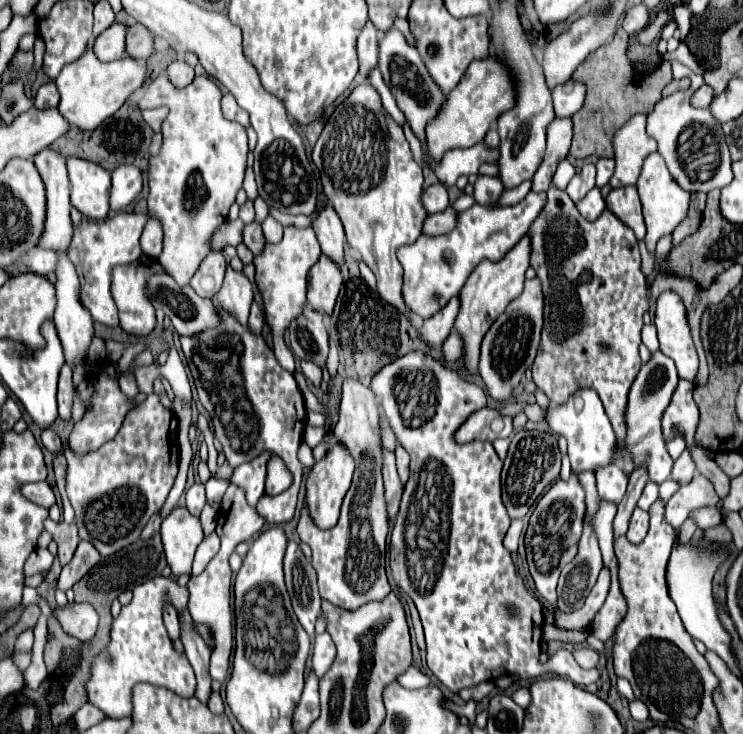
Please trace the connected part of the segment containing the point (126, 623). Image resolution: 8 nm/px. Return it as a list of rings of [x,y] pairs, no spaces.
[[[156,576],[134,588],[134,598],[128,606],[122,606],[120,616],[112,622],[112,640],[108,648],[94,660],[92,676],[88,680],[88,702],[98,706],[110,718],[124,718],[132,714],[132,688],[140,682],[166,686],[182,698],[194,694],[194,670],[188,664],[184,652],[178,652],[168,636],[162,614],[164,606],[172,604],[176,612],[184,612],[189,592],[174,578]]]

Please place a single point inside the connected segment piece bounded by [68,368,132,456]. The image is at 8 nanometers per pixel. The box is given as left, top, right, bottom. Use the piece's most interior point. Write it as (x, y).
(101, 422)

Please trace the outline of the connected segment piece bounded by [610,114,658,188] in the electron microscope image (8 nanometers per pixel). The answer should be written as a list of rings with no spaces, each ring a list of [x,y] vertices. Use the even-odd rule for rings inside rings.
[[[636,114],[614,136],[616,172],[610,180],[610,186],[620,188],[620,186],[636,184],[646,156],[650,156],[656,150],[658,150],[656,140],[652,140],[646,134],[646,116]]]

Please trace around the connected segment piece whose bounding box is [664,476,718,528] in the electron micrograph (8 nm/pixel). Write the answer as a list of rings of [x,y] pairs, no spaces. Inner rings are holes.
[[[694,476],[692,482],[680,486],[680,490],[666,502],[666,520],[674,528],[678,528],[694,510],[716,506],[718,496],[714,496],[714,486],[706,476]]]

